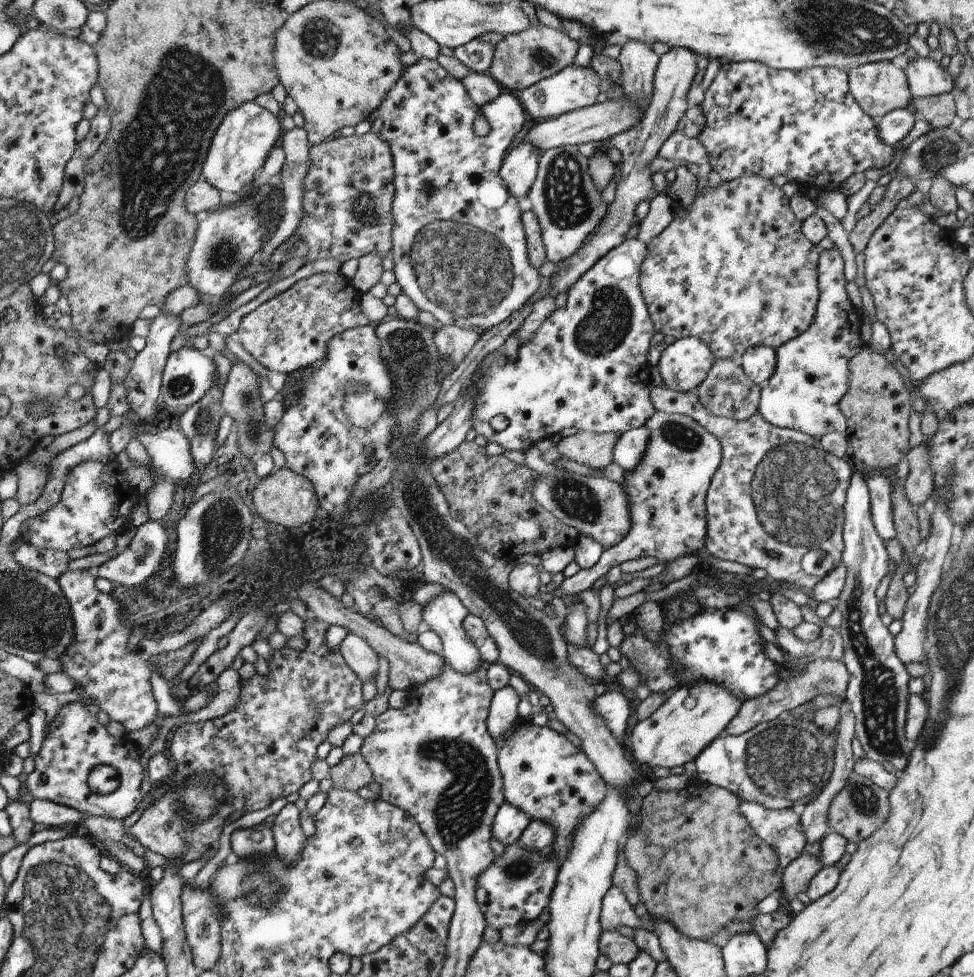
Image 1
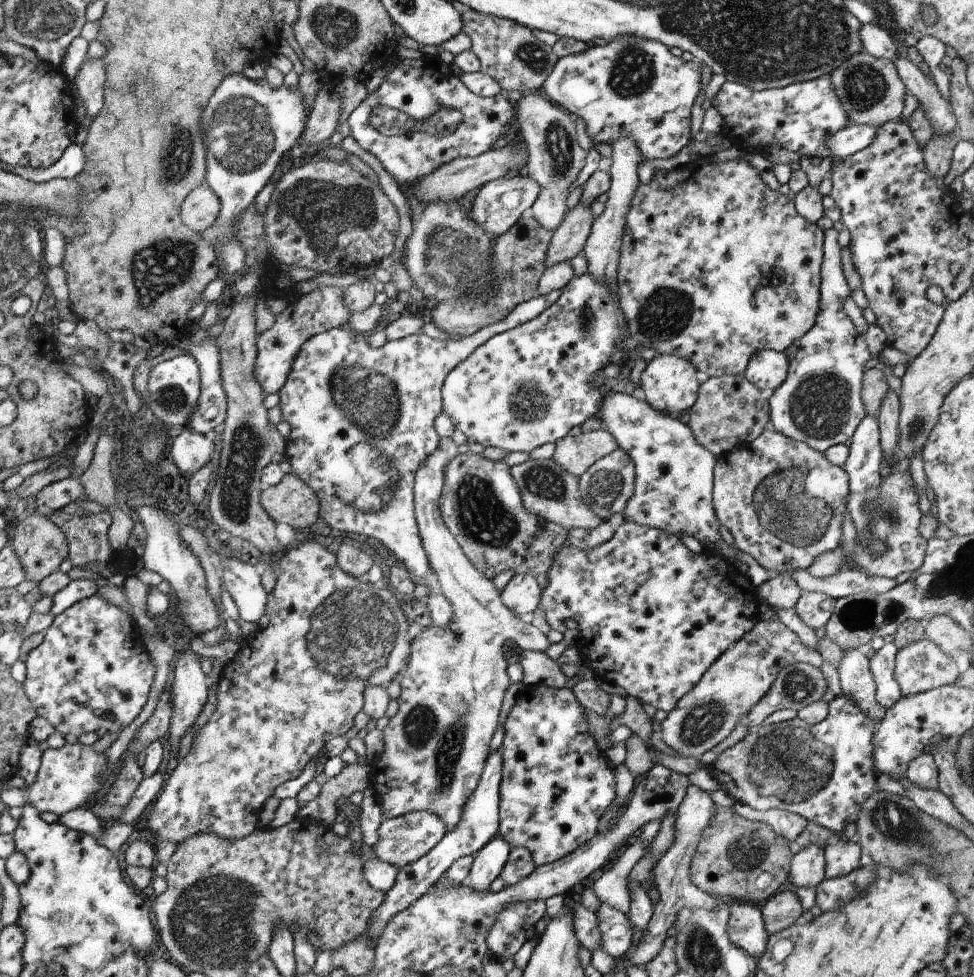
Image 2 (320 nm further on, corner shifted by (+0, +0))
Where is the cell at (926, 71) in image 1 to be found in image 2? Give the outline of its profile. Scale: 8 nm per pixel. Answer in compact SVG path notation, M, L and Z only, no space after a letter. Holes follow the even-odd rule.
M864 24L860 28L860 40L862 40L863 51L867 56L892 60L898 60L898 46L894 36L878 24Z

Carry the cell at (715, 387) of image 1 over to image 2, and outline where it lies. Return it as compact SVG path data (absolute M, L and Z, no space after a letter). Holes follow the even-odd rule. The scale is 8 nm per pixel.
M743 374L711 377L698 388L696 402L688 410L688 427L698 444L708 448L714 457L726 455L756 440L770 425L770 408L762 392Z

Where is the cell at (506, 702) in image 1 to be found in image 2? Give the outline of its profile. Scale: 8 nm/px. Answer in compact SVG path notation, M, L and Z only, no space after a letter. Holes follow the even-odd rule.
M500 748L490 756L489 763L486 764L485 773L481 776L481 783L478 784L477 790L470 796L469 802L465 806L465 814L462 816L461 823L458 828L454 828L452 832L445 835L445 839L441 841L422 859L413 864L406 865L400 870L396 878L396 883L392 889L385 894L385 902L373 913L370 928L370 944L376 947L376 942L382 934L382 930L386 928L386 924L390 922L390 918L397 913L406 910L420 896L424 896L436 885L436 882L442 878L444 872L460 858L474 856L478 853L490 840L492 836L496 836L499 832L499 808L500 808L500 788L502 782L502 752Z

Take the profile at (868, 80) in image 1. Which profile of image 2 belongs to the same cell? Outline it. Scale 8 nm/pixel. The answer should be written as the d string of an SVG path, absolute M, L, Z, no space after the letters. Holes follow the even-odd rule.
M864 51L858 52L846 63L840 64L828 77L853 125L872 124L880 128L890 121L898 120L903 112L907 90L892 60L867 56Z

